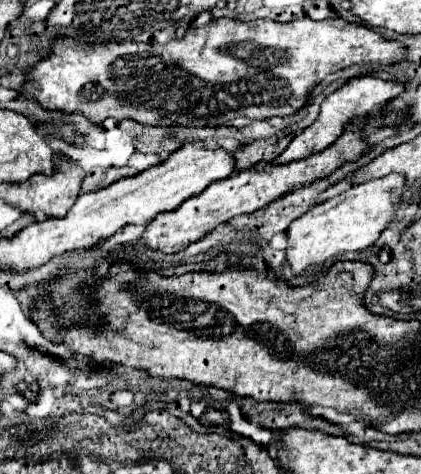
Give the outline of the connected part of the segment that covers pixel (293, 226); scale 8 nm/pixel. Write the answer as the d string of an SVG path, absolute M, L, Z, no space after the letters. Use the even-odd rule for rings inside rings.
M387 174L377 180L369 180L357 186L351 186L347 192L325 200L313 208L309 208L301 218L289 224L287 232L287 262L293 274L301 274L311 266L321 266L329 258L343 254L347 250L365 250L369 248L383 228L393 220L395 204L401 200L403 194L403 180L401 174Z

